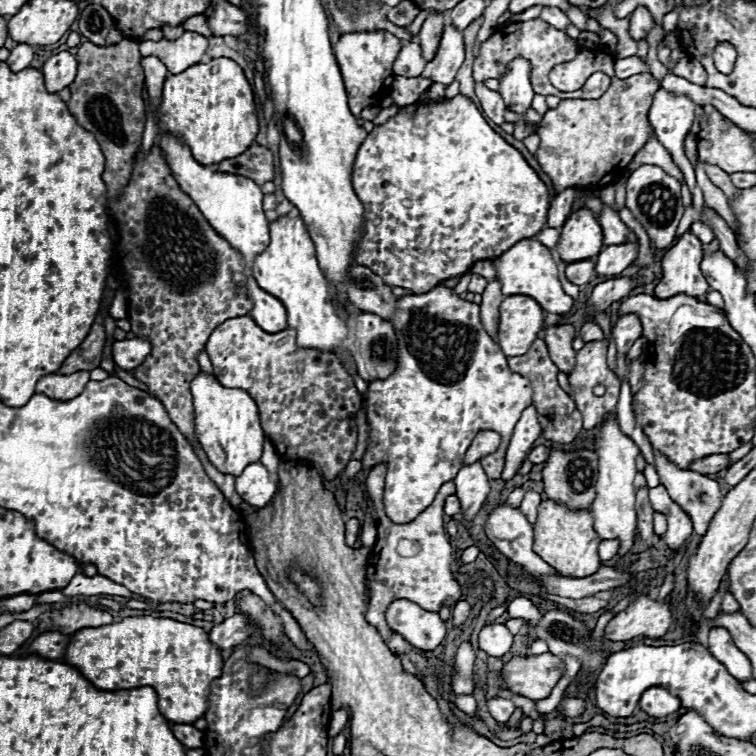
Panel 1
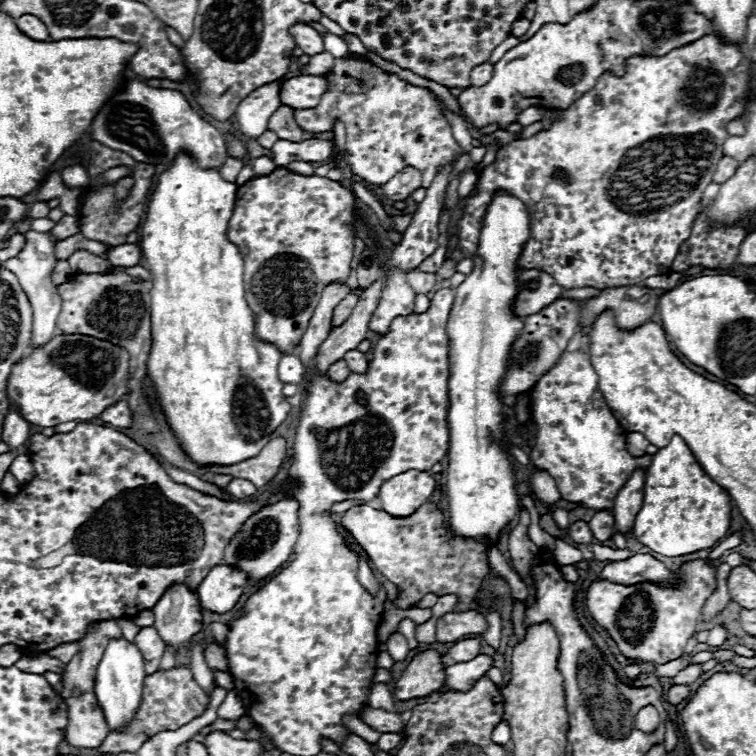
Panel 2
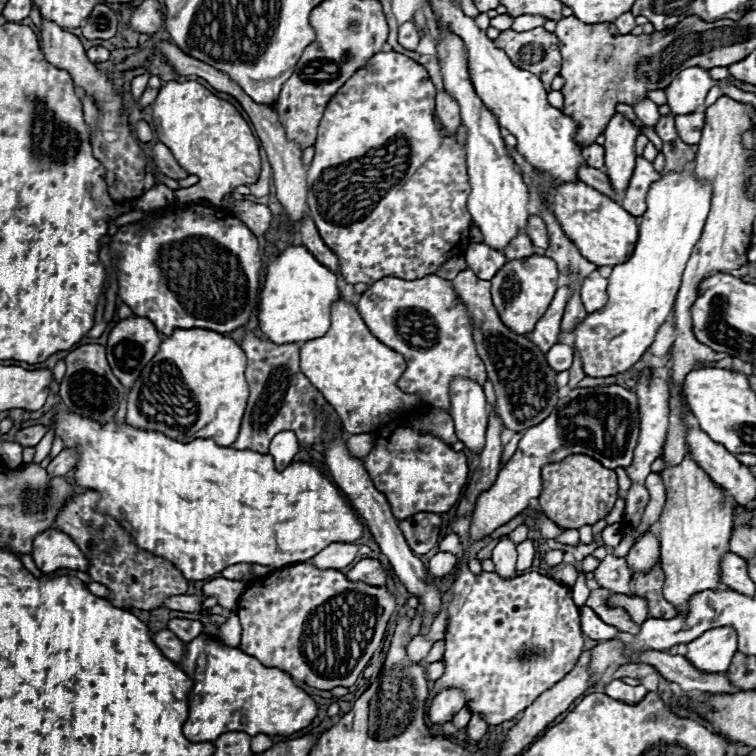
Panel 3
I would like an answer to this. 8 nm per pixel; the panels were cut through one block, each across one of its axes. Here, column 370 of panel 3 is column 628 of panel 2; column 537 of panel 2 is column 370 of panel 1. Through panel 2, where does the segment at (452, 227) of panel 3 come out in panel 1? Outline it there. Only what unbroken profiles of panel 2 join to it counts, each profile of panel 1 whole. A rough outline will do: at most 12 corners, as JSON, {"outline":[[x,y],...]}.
{"outline":[[470,98],[374,126],[354,260],[428,292],[546,226]]}

